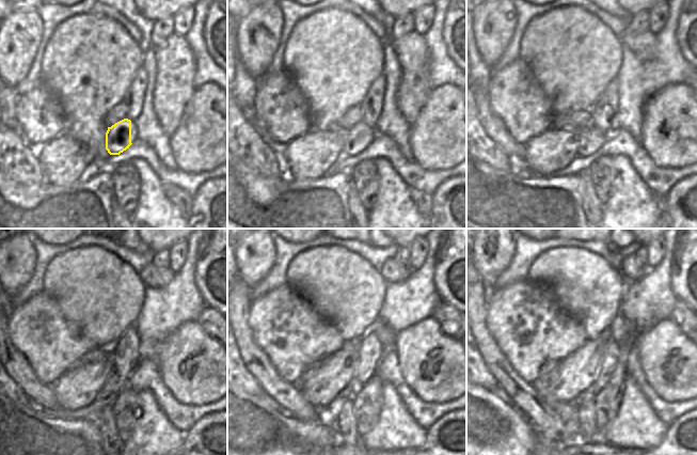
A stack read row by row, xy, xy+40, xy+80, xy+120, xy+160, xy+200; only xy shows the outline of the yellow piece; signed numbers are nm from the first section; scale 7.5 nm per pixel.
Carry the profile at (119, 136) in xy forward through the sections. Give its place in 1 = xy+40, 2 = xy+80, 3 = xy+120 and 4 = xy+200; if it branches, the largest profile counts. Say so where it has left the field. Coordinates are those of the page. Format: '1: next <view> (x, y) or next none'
1: next xy+40 (357, 139)
2: next xy+80 (592, 139)
3: next xy+120 (113, 385)
4: next xy+200 (586, 394)

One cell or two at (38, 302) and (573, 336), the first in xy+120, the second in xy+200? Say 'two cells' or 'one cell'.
one cell

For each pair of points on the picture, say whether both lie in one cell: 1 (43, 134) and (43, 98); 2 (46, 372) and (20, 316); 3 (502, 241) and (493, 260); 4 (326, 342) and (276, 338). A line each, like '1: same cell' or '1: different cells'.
1: same cell
2: same cell
3: same cell
4: same cell

